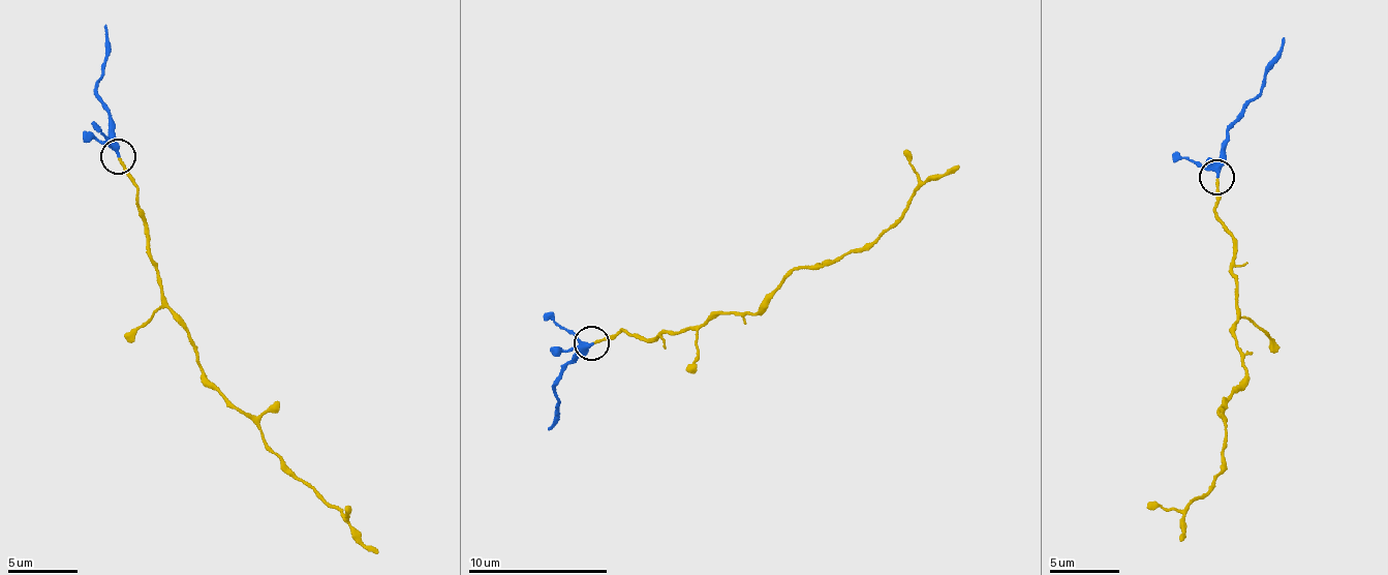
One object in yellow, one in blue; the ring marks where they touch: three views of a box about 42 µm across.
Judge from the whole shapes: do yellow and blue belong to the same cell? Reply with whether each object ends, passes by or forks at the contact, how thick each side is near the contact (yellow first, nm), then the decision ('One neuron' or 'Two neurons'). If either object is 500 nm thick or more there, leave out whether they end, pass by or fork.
At the ring yellow ends. At the ring blue passes by. Thickness 170 nm (yellow) against 280 nm. One neuron

